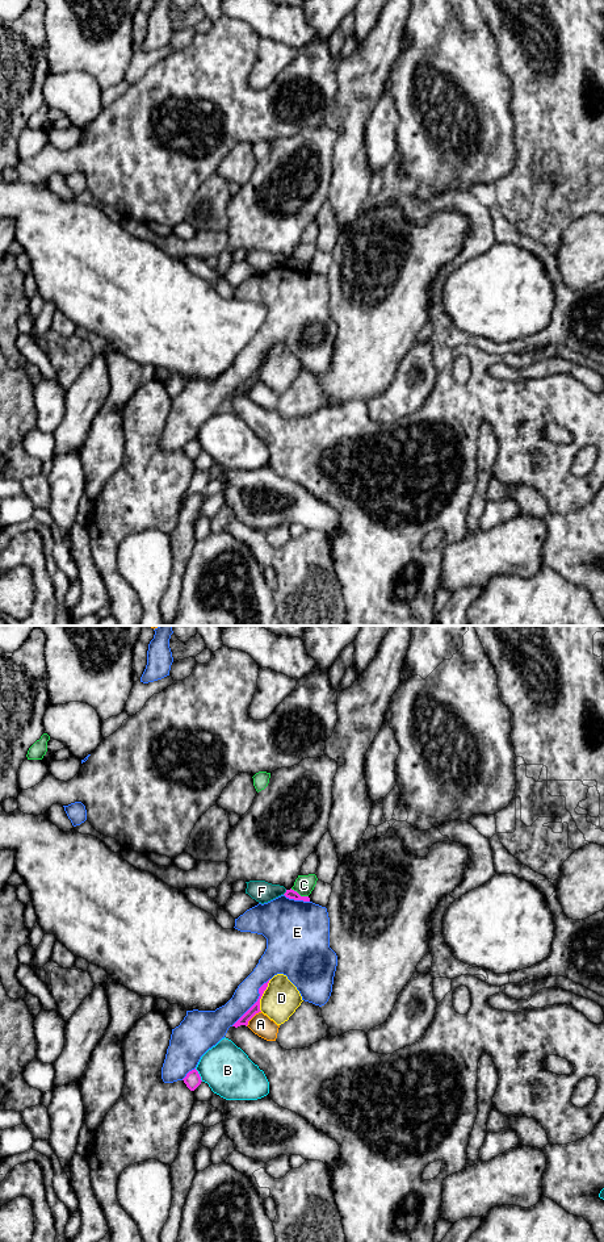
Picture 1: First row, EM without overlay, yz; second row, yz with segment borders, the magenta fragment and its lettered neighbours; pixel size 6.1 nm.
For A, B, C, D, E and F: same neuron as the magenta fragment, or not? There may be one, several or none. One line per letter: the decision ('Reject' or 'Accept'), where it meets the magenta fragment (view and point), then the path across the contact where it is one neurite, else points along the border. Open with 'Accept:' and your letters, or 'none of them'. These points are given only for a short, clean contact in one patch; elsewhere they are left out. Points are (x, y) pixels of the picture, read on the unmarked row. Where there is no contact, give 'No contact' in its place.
Accept: none of them
A: Reject. Touches magenta at yz (252, 385). Boundary: yz (260, 380), (246, 394)
B: Reject. Touches magenta at yz (198, 444)
C: Reject. Touches magenta at yz (298, 263)
D: Reject. Touches magenta at yz (261, 364)
E: Reject. Touches magenta at yz (256, 371)
F: Reject. Touches magenta at yz (285, 262). Boundary: yz (286, 259), (282, 263)

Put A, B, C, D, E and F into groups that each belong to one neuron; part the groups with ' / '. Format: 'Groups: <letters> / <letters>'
Groups: A / B / C / D / E / F

